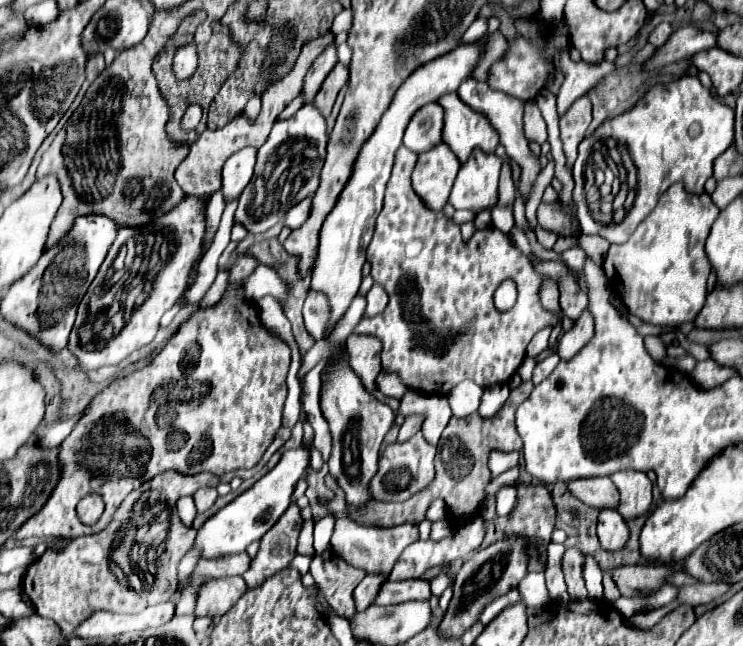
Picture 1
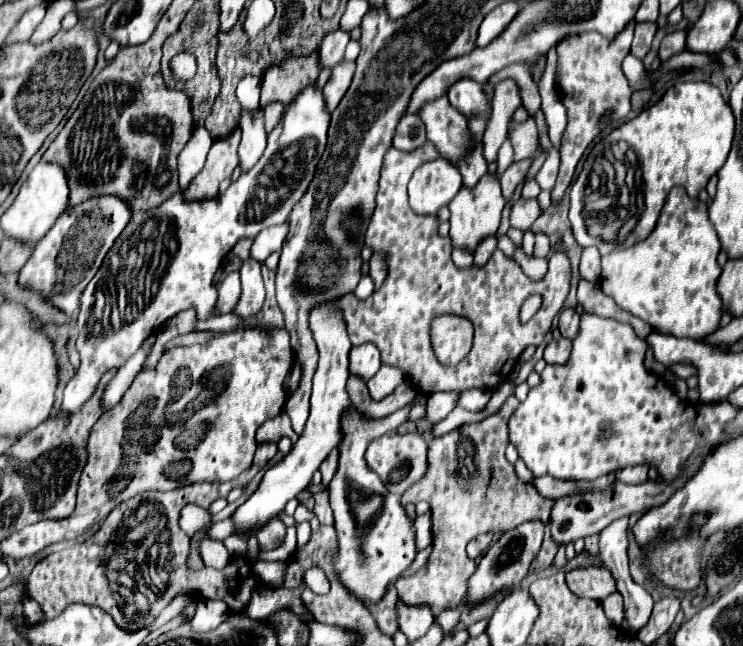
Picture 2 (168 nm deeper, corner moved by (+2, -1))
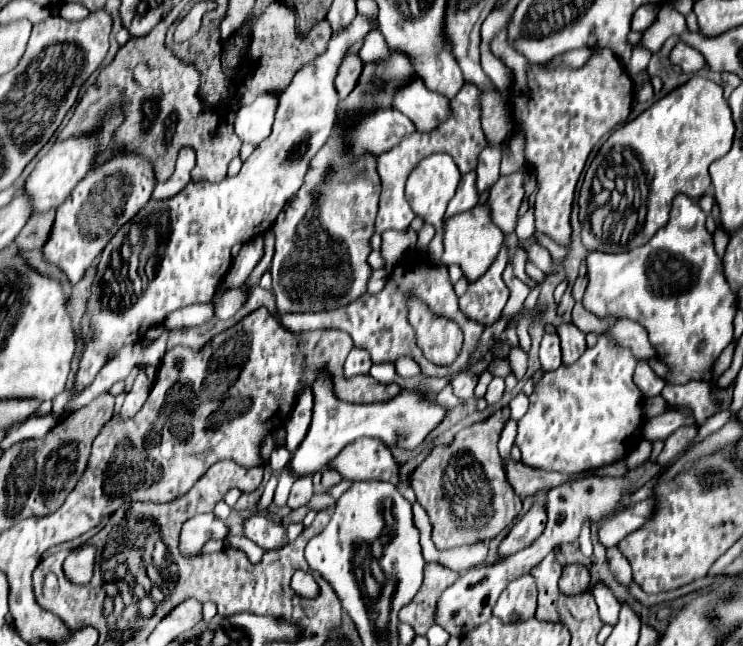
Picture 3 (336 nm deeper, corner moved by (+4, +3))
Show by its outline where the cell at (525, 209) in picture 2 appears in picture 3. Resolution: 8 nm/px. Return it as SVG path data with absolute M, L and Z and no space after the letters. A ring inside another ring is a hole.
M521 171L511 173L507 177L501 177L487 199L487 205L491 209L493 223L503 231L511 233L517 225L517 211L523 201L523 173Z

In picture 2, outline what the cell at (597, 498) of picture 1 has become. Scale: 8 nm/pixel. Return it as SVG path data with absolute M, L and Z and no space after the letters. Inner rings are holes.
M549 475L533 479L531 483L543 497L549 497L549 499L559 499L563 495L573 495L581 491L575 481L559 481L559 479L551 479Z

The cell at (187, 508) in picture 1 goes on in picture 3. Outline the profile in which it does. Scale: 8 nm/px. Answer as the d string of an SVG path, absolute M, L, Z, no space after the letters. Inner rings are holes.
M213 513L197 515L183 525L179 551L185 557L197 557L197 555L201 555L201 547L207 541L219 539L219 537L227 537L225 523L221 519L217 519Z

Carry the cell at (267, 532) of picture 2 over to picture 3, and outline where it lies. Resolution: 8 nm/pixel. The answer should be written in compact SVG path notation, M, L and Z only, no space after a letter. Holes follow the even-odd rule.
M261 513L259 515L251 515L249 519L245 519L243 521L243 529L245 529L245 537L251 539L263 551L279 549L279 547L283 547L287 543L283 523L275 523L275 521L267 519Z

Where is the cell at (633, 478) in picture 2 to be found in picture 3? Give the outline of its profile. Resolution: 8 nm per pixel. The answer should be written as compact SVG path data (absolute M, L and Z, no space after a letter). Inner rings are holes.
M641 439L641 443L637 443L637 447L627 455L627 467L635 469L639 465L643 465L651 455L651 441Z

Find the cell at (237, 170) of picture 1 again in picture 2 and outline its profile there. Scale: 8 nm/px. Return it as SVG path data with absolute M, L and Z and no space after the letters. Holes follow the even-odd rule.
M243 109L239 117L239 127L243 131L241 145L239 145L239 167L241 167L241 173L245 173L263 155L267 145L267 133L263 129L263 119L257 111Z

